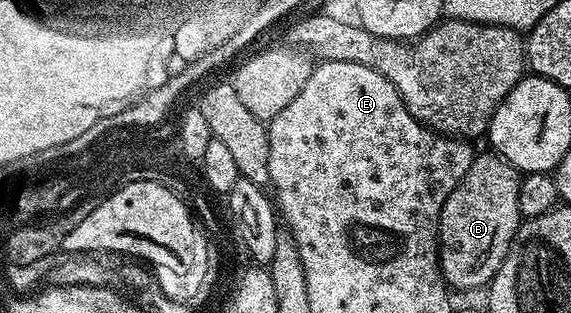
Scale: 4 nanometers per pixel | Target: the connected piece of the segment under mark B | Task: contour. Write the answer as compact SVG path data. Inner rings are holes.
M486 152L472 160L465 179L445 199L439 212L437 256L443 280L452 290L482 290L507 257L507 248L521 224L517 207L521 174L502 157Z

